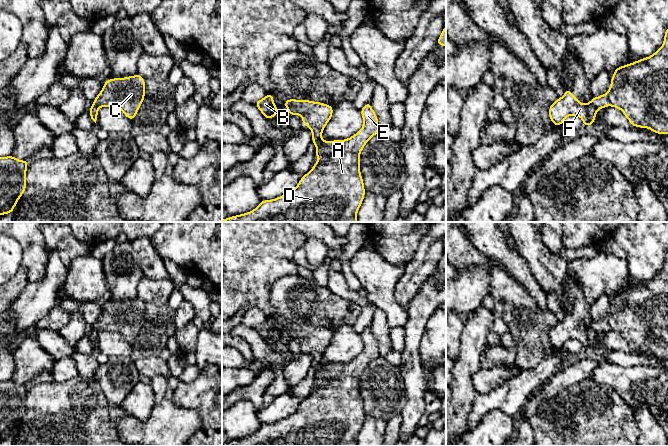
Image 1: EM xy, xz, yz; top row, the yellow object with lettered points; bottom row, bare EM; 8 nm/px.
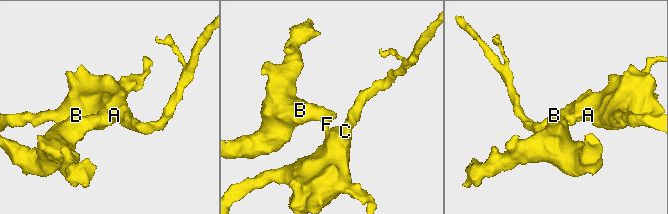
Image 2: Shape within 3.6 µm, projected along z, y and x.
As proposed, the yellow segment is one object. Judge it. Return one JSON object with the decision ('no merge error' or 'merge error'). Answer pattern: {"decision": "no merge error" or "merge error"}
{"decision": "merge error"}

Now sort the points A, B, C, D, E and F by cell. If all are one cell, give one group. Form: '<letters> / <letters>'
A C D E / B F

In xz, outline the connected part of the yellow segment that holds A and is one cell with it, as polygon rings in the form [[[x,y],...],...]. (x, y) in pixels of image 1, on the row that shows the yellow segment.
[[[371,102],[360,112],[363,118],[361,130],[348,139],[323,141],[317,146],[317,162],[292,191],[275,199],[262,200],[252,211],[222,222],[358,222],[357,212],[366,193],[360,172],[360,153],[370,138],[380,133]]]

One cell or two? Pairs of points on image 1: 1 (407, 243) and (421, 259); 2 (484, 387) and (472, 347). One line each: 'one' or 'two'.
1: two
2: two

